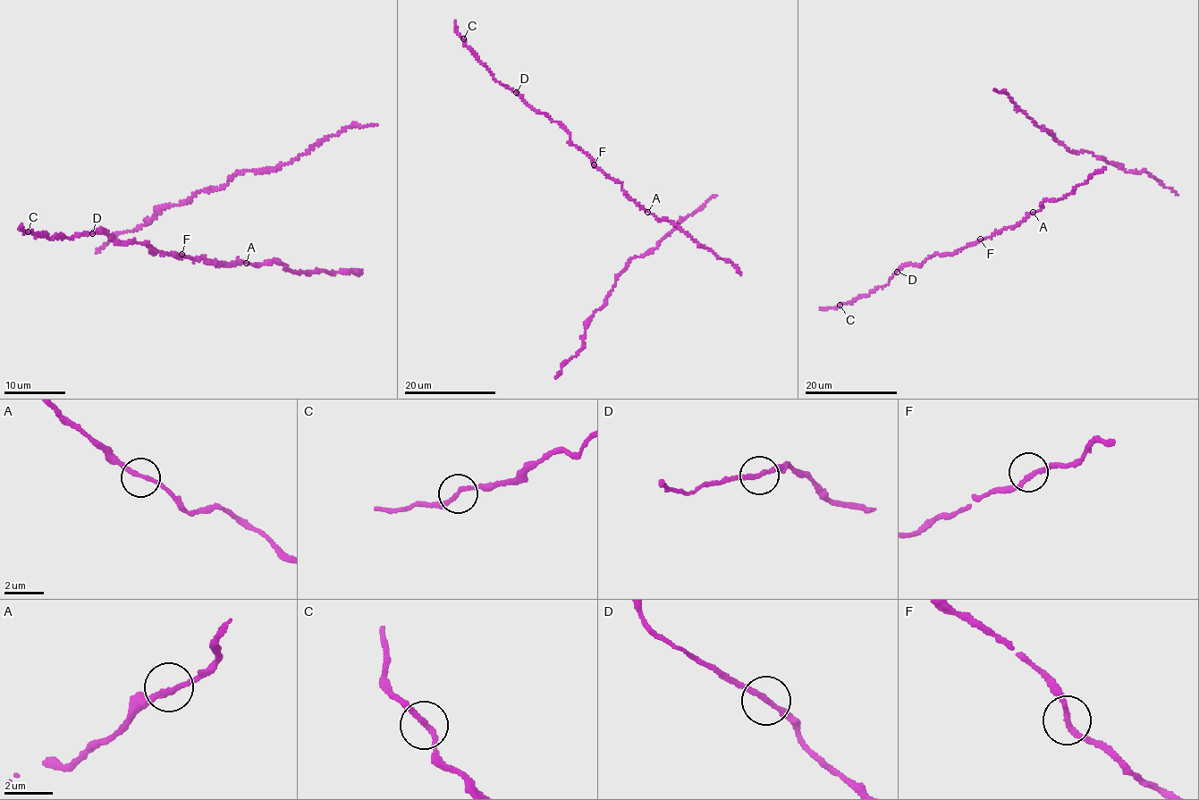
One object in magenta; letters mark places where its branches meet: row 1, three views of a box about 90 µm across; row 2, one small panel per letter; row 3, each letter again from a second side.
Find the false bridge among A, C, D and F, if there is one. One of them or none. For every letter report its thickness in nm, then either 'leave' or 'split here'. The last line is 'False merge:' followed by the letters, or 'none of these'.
A: 200 nm | leave
C: 200 nm | leave
D: 200 nm | leave
F: 220 nm | leave
False merge: none of these

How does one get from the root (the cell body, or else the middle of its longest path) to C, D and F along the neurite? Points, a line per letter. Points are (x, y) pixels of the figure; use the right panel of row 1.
C: (1033, 214), (1015, 226), (1005, 227), (953, 254), (934, 255), (920, 265), (903, 265), (886, 285), (839, 305)
D: (1033, 214), (1015, 226), (1005, 227), (953, 254), (934, 255), (922, 265), (903, 265), (897, 272)
F: (1033, 214), (1015, 226), (1005, 227), (989, 238), (980, 239)

